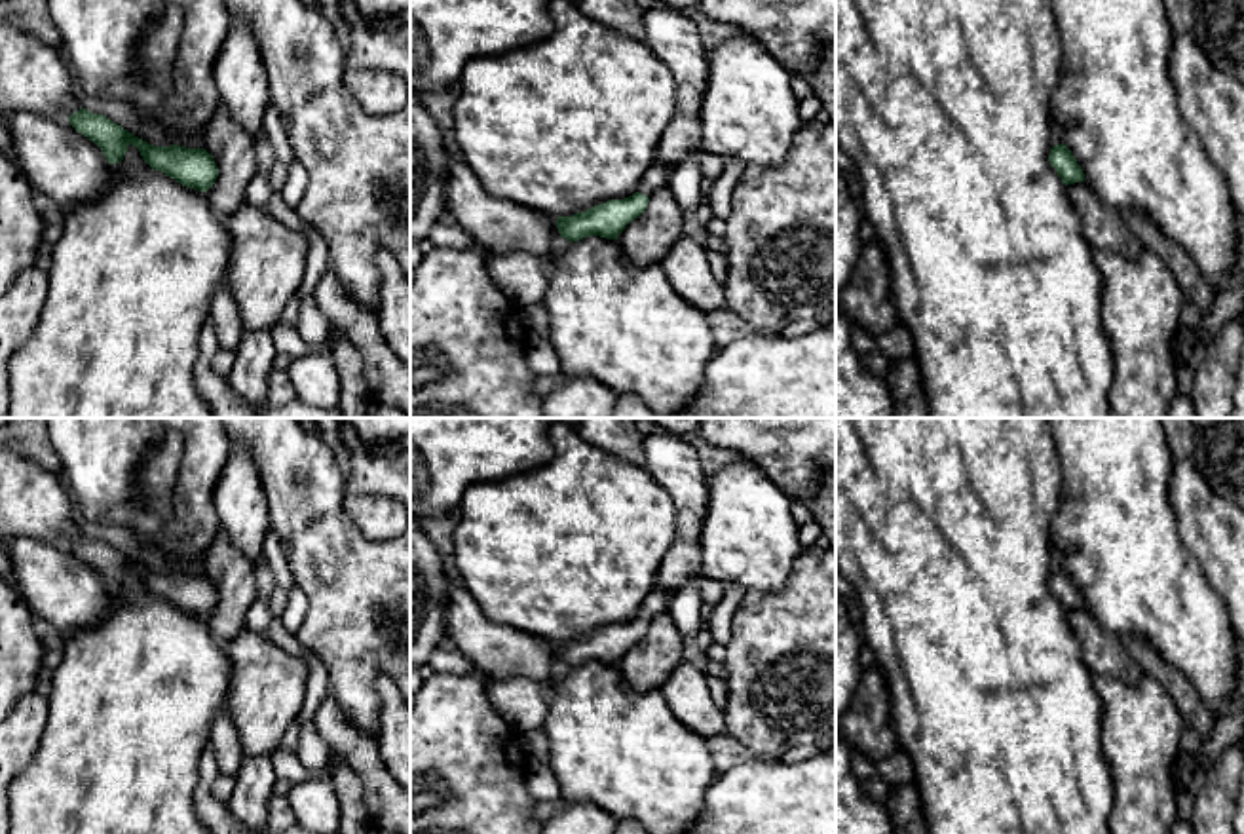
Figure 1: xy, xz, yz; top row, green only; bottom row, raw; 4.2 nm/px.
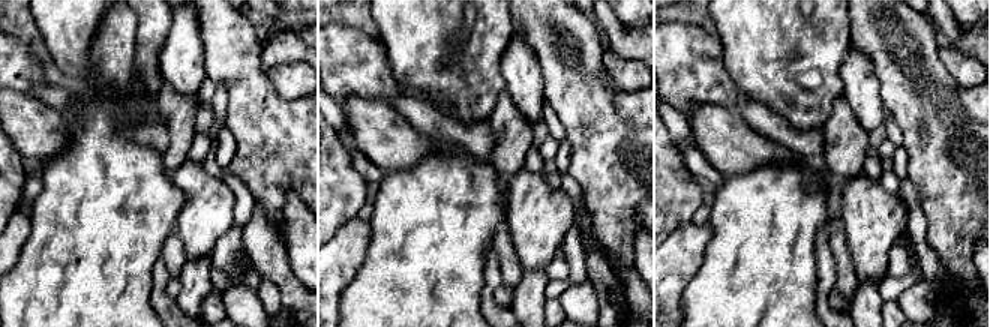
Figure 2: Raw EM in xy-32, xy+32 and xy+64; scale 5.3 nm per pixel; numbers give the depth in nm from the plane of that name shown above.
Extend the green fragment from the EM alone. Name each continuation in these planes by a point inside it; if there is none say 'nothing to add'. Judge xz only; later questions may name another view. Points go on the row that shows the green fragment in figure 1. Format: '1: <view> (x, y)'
1: xz (658, 175)

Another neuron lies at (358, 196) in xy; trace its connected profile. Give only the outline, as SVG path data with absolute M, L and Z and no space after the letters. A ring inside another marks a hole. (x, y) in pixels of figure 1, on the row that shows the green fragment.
M224 0L230 15L249 21L260 49L270 85L270 101L287 125L289 144L308 173L306 194L298 215L317 230L327 247L330 268L338 274L353 300L376 313L380 272L374 255L387 251L410 277L410 104L384 116L367 114L346 84L346 49L330 19L315 4L304 0Z

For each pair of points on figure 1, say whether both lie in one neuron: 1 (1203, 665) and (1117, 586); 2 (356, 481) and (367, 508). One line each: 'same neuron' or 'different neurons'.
1: same neuron
2: different neurons

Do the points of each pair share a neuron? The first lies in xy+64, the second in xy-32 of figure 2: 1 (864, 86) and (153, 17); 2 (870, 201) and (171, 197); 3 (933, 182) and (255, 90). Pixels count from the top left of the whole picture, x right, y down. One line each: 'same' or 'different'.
1: same
2: different
3: same

